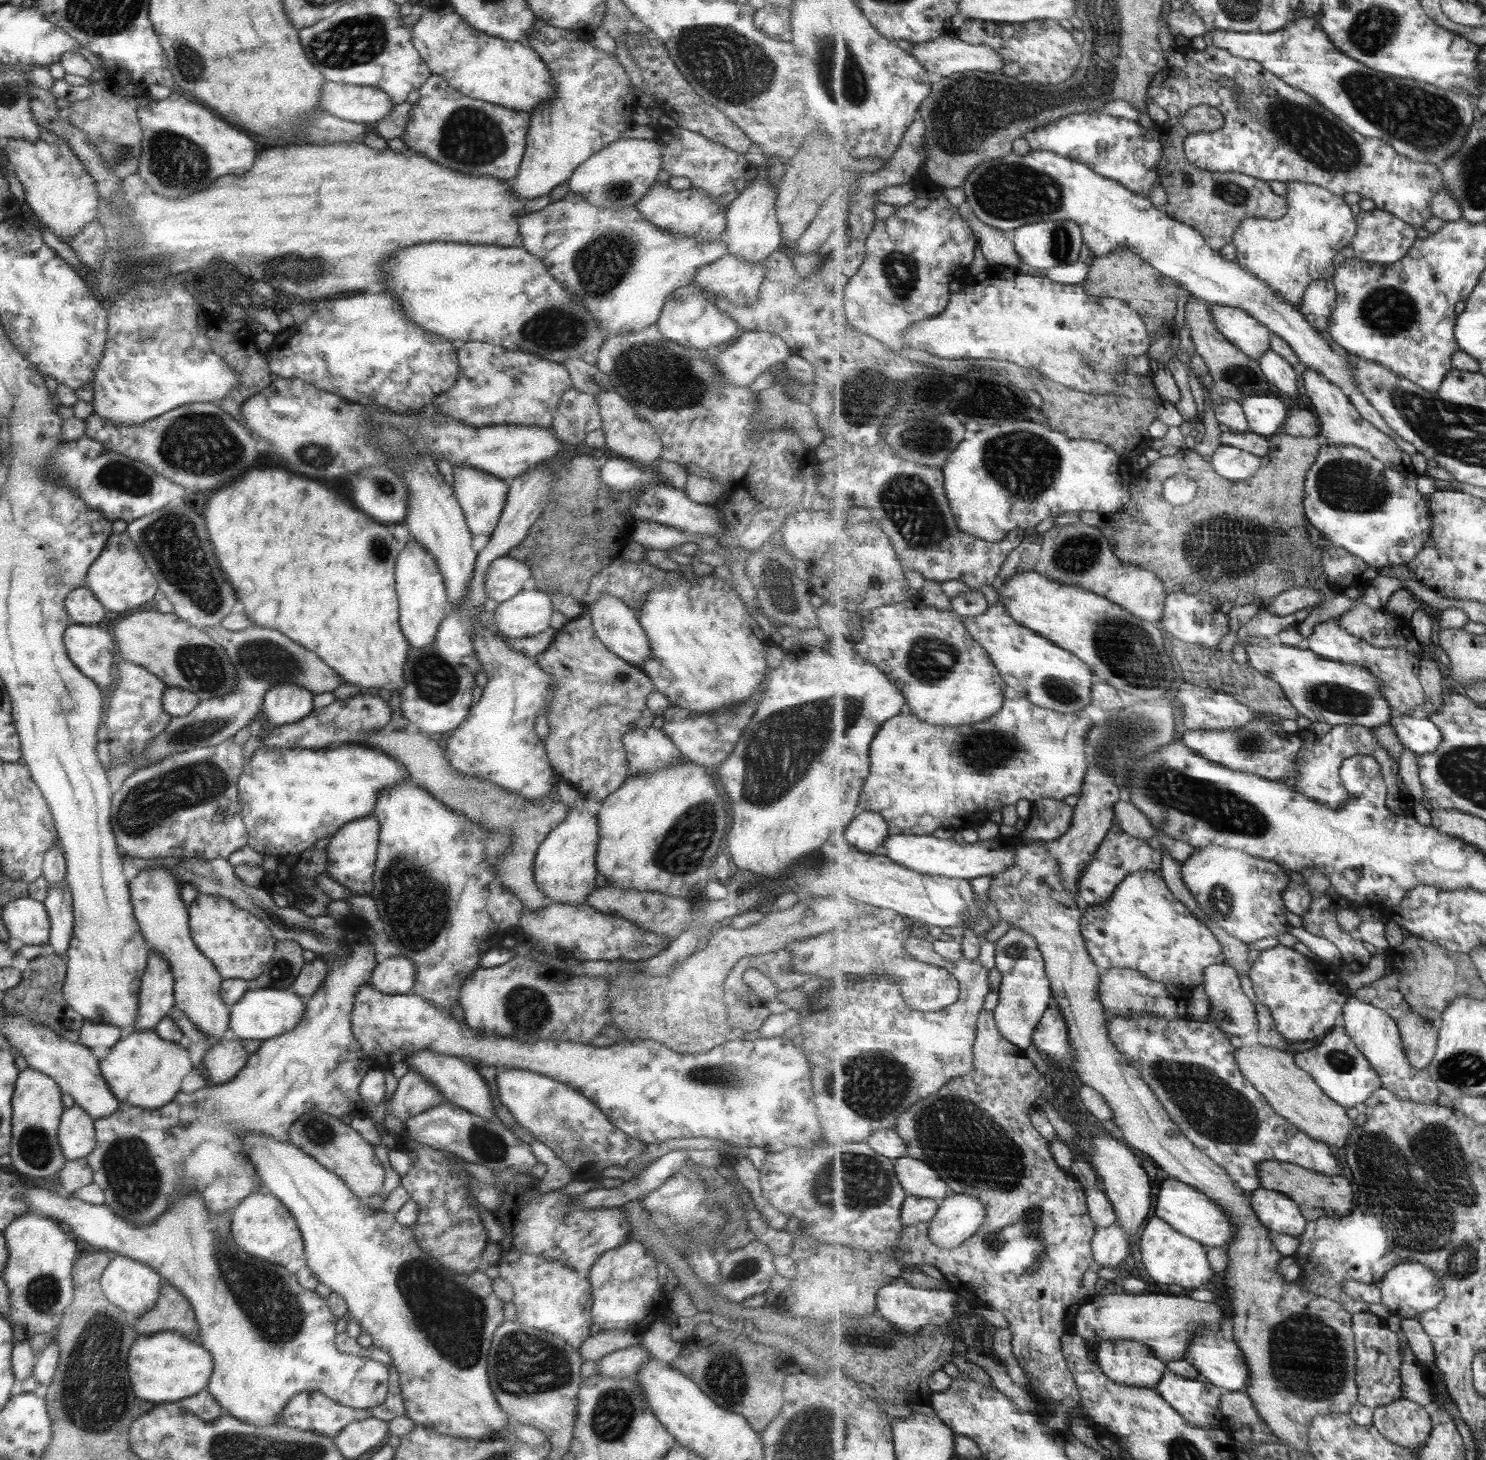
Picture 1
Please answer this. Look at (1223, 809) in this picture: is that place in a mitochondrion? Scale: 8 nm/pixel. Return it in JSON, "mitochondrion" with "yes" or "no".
{"mitochondrion":"yes"}

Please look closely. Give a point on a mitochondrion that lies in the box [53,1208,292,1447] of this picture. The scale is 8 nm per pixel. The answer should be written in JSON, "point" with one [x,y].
{"point":[90,1389]}

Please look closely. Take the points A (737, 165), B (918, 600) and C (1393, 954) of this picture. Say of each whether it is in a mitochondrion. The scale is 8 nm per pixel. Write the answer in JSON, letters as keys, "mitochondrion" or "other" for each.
{"A":"other","B":"other","C":"other"}

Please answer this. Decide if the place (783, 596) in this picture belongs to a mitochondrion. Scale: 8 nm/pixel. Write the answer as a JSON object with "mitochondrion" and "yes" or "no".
{"mitochondrion":"yes"}

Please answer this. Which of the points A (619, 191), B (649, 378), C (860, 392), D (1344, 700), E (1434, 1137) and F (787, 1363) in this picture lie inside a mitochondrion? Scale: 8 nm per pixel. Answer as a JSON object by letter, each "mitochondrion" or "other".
{"A":"mitochondrion","B":"mitochondrion","C":"mitochondrion","D":"mitochondrion","E":"mitochondrion","F":"other"}

